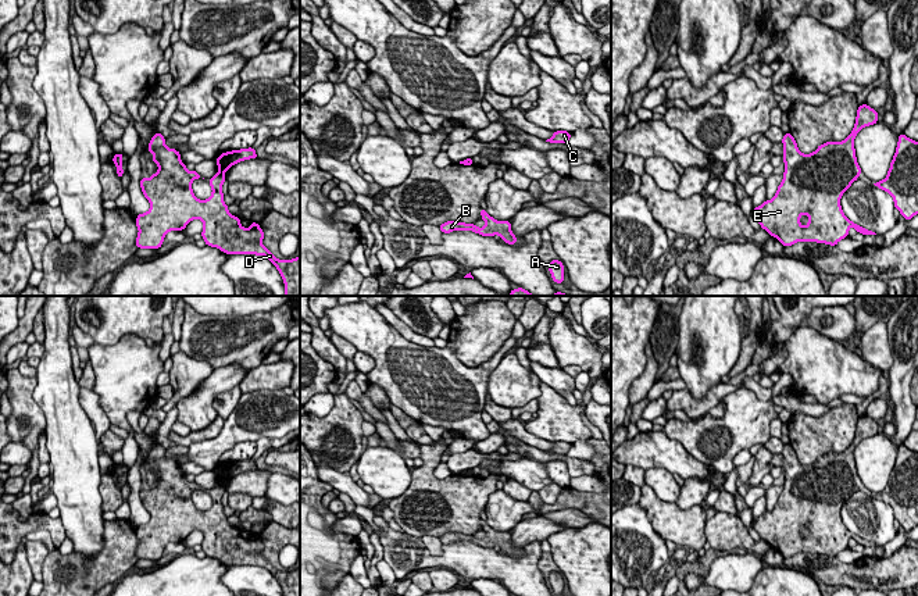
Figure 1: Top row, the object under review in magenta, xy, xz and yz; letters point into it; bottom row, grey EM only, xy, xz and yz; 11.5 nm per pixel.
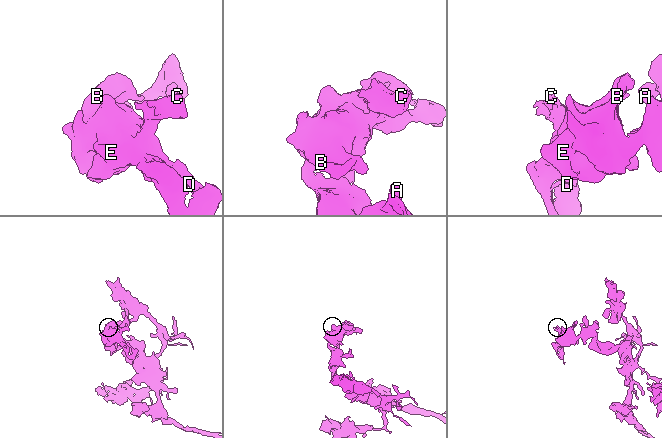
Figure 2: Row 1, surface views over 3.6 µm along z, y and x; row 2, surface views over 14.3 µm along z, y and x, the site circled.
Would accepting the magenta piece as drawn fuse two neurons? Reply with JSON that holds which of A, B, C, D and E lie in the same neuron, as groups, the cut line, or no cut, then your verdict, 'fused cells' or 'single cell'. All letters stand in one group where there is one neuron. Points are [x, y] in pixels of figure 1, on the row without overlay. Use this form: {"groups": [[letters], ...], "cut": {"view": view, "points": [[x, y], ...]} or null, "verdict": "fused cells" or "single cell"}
{"groups": [["A", "B", "C", "D", "E"]], "cut": null, "verdict": "single cell"}

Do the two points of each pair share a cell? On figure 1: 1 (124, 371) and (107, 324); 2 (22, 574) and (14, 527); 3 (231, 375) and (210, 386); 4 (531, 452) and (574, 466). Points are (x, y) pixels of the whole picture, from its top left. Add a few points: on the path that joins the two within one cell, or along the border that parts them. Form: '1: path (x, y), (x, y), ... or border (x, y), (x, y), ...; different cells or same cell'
1: border (145, 339), (124, 334), (114, 343), (95, 343); different cells
2: border (20, 542), (14, 556); different cells
3: path (225, 378), (215, 384); same cell
4: path (542, 456), (563, 457); same cell

